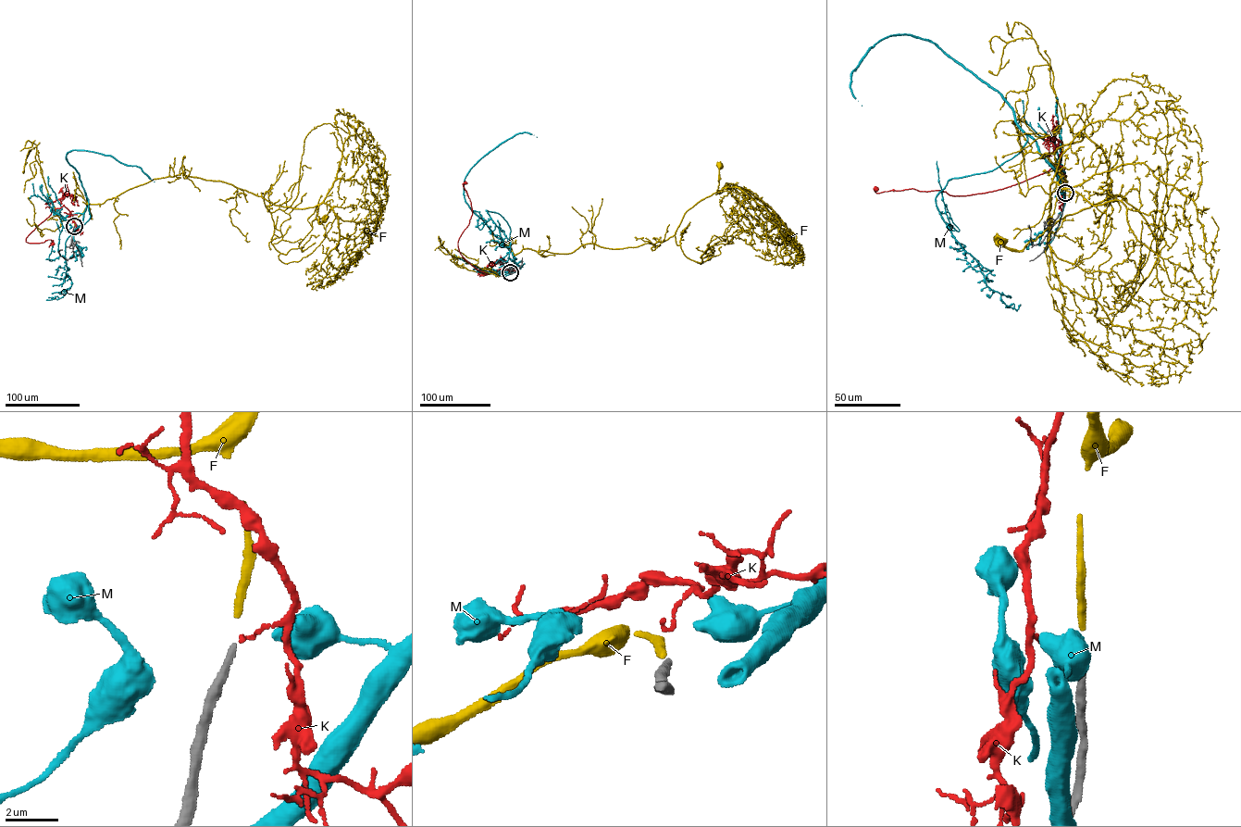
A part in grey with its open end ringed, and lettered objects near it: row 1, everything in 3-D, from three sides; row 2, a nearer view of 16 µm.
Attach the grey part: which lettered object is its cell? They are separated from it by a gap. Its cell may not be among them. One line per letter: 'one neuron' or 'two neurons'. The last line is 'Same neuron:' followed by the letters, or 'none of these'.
F: one neuron
K: two neurons
M: two neurons
Same neuron: F

